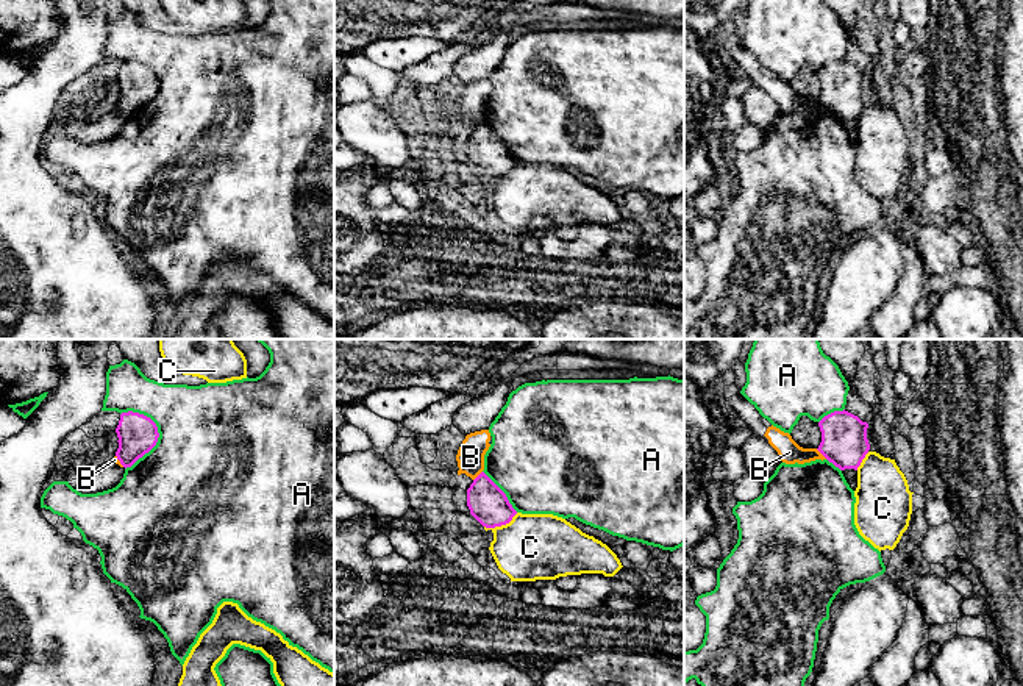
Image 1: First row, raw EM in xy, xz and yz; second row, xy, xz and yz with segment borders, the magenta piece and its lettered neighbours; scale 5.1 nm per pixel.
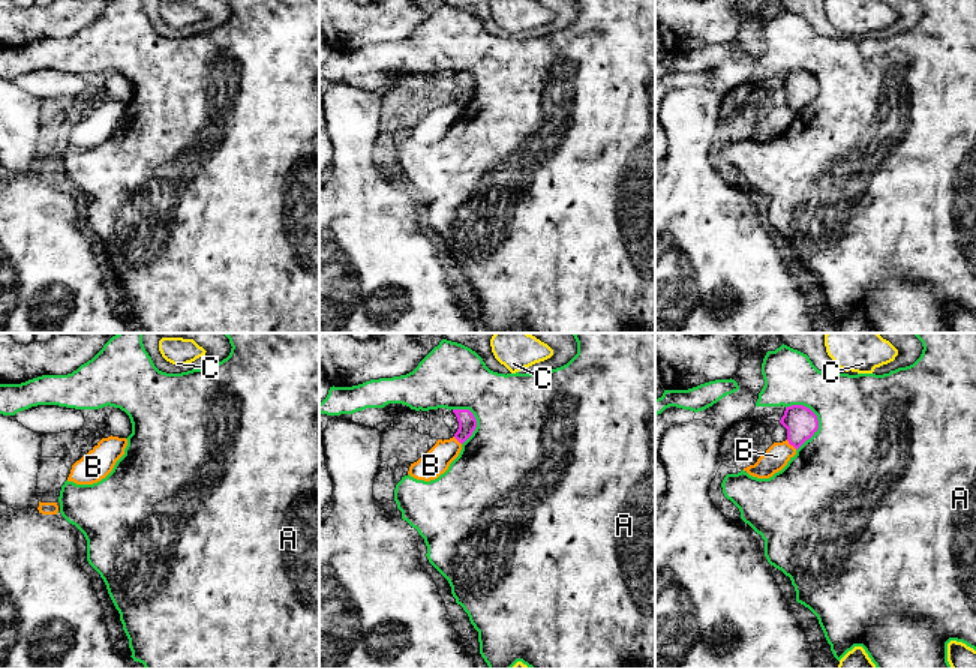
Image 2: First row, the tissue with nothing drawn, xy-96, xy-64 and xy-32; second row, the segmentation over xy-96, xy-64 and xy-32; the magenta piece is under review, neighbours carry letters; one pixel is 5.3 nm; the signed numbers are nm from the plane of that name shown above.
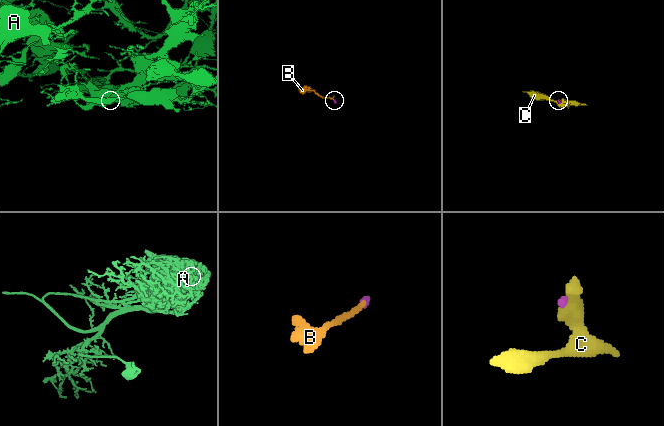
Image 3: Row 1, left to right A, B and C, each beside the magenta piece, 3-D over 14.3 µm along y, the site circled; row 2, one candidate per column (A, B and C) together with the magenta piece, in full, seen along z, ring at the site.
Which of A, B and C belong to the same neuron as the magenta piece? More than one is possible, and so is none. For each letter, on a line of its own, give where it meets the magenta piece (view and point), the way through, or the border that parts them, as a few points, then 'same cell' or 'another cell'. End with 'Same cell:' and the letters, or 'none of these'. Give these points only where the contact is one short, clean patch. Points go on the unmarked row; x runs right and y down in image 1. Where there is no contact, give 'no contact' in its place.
A: xy (158, 86) | along xy (131, 60), (146, 64), (155, 74), (158, 91), (125, 119) | another cell
B: yz (822, 103) | along yz (816, 99), (826, 108) | another cell
C: xz (500, 175) | along xz (517, 163), (505, 174), (484, 177) | another cell
Same cell: none of these

